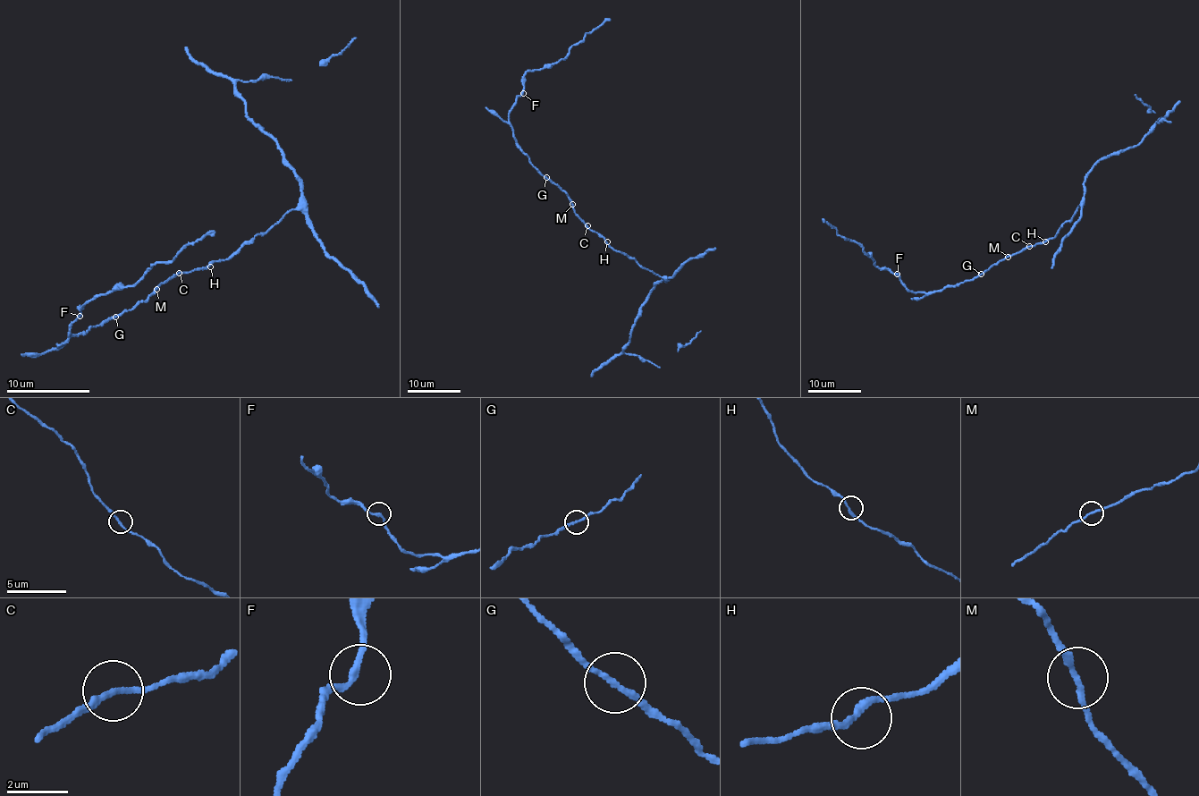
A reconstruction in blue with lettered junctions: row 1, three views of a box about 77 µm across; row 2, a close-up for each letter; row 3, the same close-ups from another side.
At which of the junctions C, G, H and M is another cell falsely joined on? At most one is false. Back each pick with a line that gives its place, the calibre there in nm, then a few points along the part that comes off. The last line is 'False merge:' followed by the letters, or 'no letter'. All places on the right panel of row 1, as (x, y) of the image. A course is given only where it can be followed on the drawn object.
False merge: no letter

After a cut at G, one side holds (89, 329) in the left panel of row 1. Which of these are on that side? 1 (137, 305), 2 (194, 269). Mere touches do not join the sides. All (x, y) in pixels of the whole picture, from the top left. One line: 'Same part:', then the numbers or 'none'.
Same part: none

